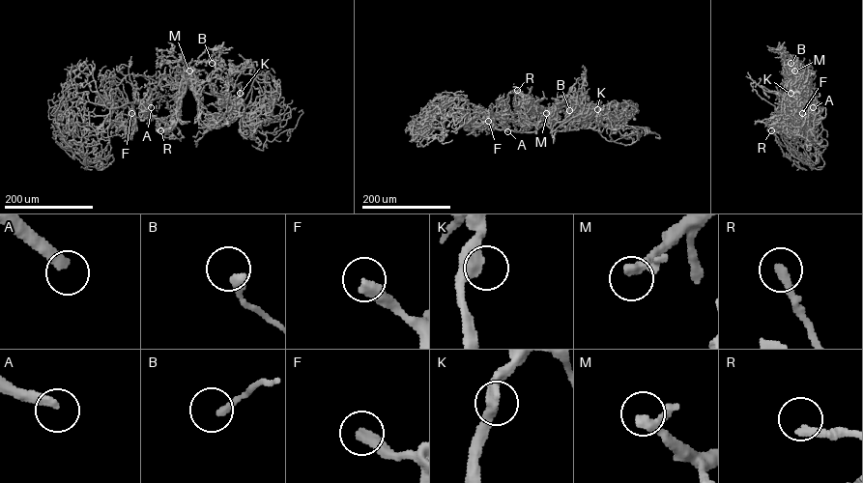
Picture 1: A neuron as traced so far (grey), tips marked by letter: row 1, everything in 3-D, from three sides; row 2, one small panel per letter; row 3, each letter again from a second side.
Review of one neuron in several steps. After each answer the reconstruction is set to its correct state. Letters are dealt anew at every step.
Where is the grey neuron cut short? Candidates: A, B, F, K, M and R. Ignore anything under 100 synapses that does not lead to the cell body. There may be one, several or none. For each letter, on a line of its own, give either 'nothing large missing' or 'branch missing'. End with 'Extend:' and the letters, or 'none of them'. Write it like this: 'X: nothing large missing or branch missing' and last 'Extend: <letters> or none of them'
A: branch missing
B: nothing large missing
F: branch missing
K: nothing large missing
M: branch missing
R: nothing large missing
Extend: A, F, M

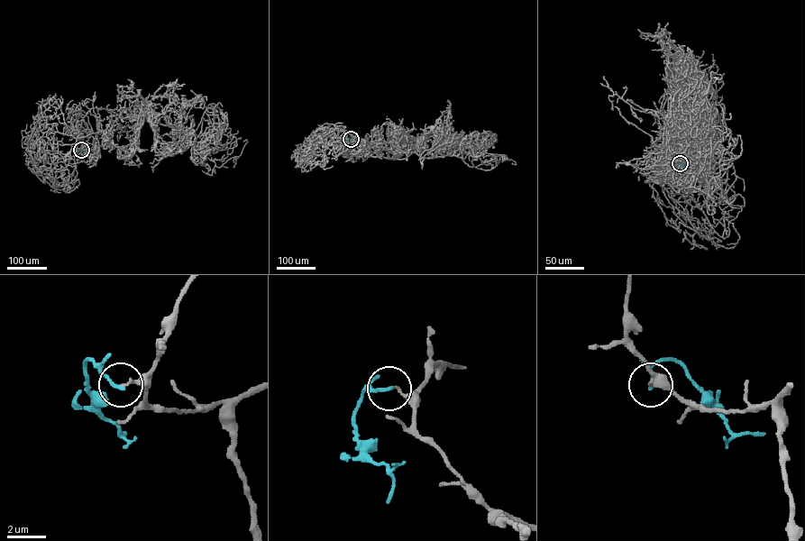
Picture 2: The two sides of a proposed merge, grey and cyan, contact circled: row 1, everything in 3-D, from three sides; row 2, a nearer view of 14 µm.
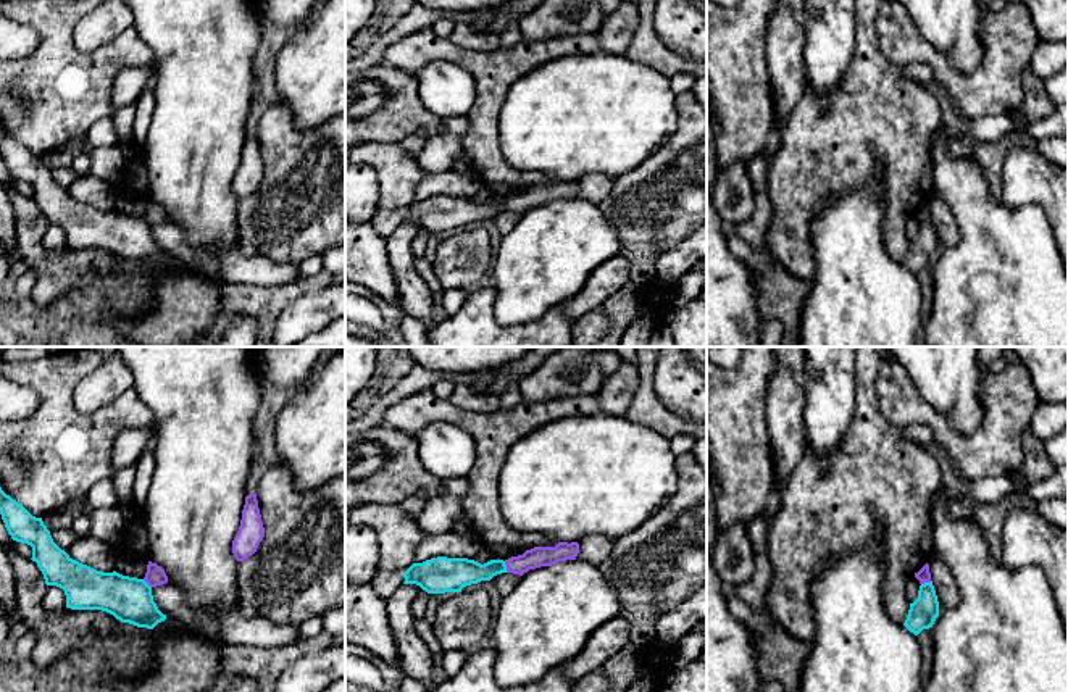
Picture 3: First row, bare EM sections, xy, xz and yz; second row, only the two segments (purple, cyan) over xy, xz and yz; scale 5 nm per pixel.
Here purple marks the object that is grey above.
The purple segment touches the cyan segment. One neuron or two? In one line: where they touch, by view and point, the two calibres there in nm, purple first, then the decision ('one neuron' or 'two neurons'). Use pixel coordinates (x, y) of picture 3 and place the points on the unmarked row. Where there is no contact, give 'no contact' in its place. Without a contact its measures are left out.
meets purple in xz at (507, 205); 100 nm thick on the purple side, 150 nm on the other; two neurons

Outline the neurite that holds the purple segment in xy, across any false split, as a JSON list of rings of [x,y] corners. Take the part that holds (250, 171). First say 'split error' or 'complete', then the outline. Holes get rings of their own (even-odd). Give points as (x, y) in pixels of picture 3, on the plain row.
complete; [[[250,132],[245,135],[240,165],[232,179],[232,192],[236,198],[244,200],[252,195],[257,190],[263,176],[265,166],[261,161],[257,132]]]

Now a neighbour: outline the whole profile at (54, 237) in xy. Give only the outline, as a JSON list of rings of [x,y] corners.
[[[45,224],[42,227],[42,245],[48,250],[58,250],[66,247],[65,229],[56,224]]]

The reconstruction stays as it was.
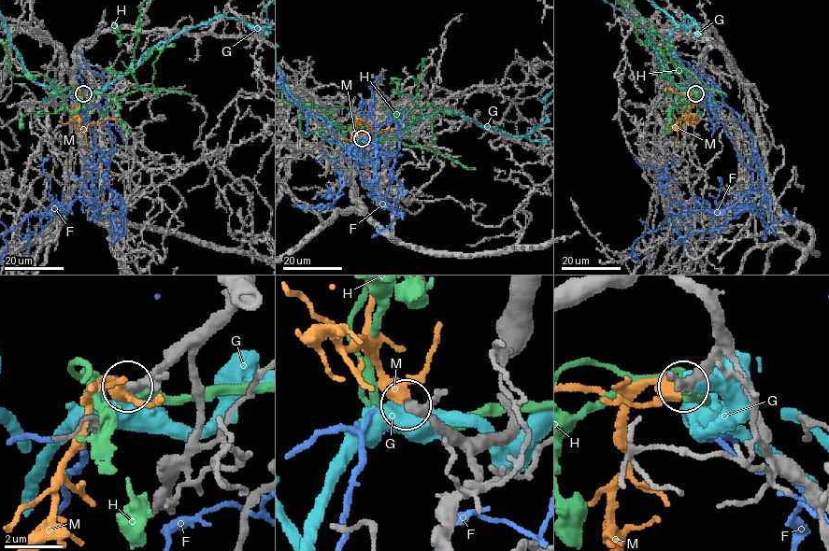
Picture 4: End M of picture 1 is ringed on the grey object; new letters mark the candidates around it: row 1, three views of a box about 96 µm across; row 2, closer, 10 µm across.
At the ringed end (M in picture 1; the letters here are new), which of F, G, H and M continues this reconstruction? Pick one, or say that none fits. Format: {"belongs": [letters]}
{"belongs": ["M"]}

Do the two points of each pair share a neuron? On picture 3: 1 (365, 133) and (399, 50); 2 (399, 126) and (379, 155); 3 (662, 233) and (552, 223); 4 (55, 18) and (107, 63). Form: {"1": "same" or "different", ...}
{"1": "different", "2": "different", "3": "different", "4": "same"}

